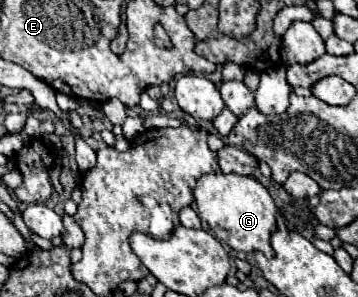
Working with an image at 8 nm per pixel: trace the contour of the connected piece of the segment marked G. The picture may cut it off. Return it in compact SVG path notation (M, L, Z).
M225 173L203 175L197 181L193 193L195 193L199 217L207 221L209 229L215 233L217 239L221 239L231 249L241 253L261 251L267 259L275 255L269 237L275 231L277 207L269 191L257 179L243 177L243 175L225 175Z

